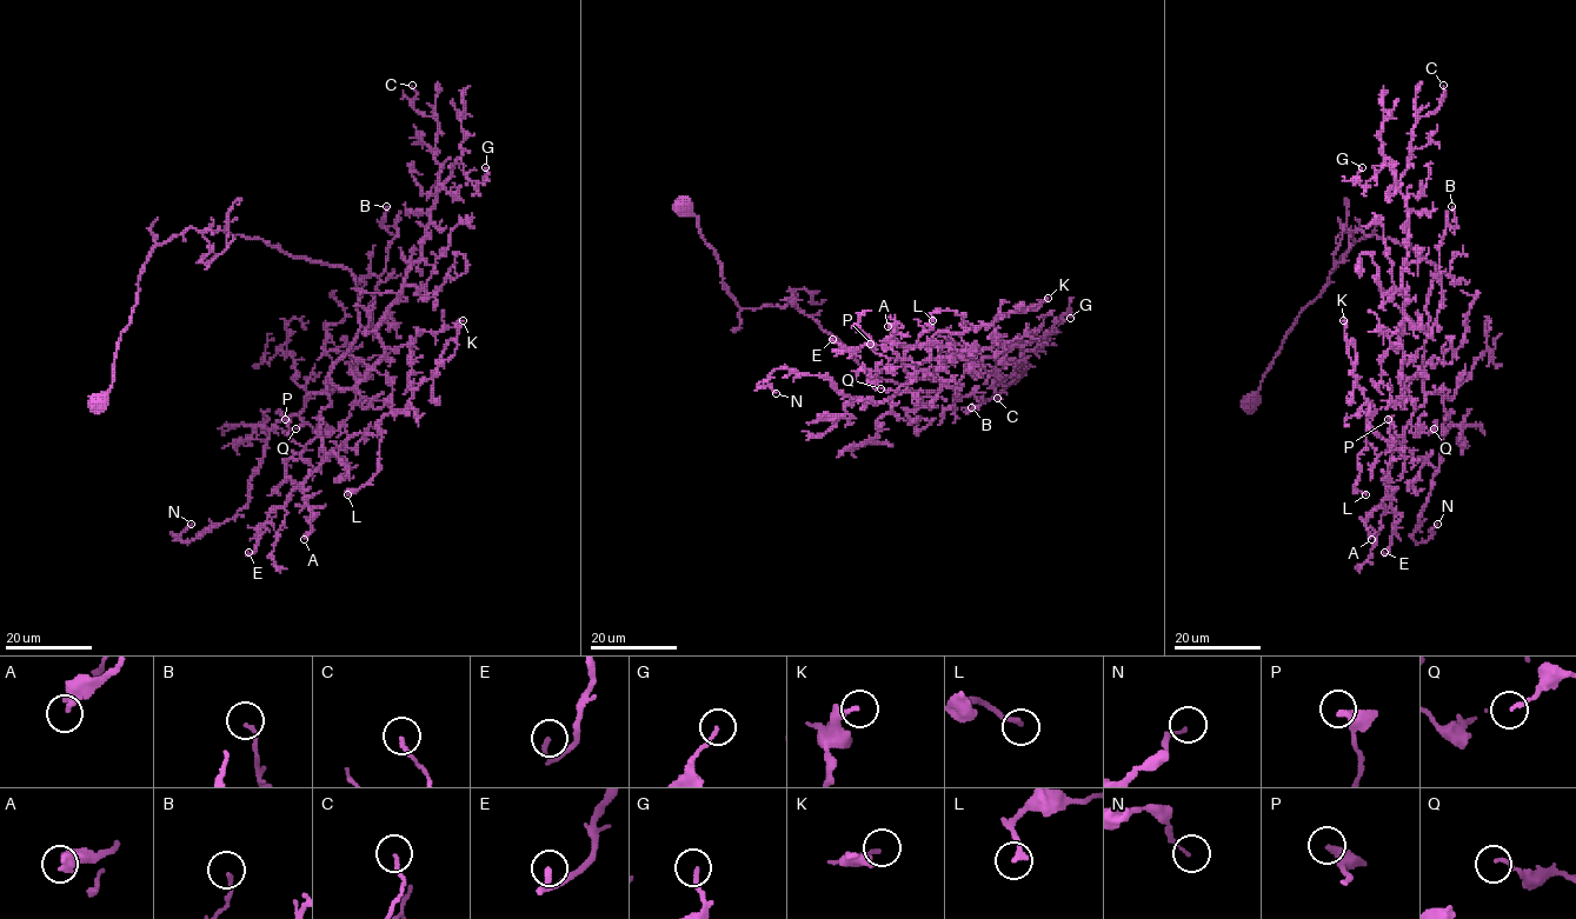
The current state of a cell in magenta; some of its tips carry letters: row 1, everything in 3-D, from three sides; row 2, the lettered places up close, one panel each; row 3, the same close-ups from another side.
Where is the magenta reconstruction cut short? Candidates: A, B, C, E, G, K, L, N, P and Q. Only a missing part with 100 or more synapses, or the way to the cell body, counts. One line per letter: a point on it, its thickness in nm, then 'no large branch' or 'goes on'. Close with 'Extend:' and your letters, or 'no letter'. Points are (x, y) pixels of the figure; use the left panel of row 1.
A: at (304, 539); 400 nm thick; no large branch
B: at (386, 206); 140 nm thick; no large branch
C: at (412, 85); 130 nm thick; no large branch
E: at (248, 552); 180 nm thick; no large branch
G: at (485, 167); 160 nm thick; no large branch
K: at (463, 320); 200 nm thick; no large branch
L: at (347, 494); 200 nm thick; no large branch
N: at (191, 524); 110 nm thick; no large branch
P: at (285, 419); 400 nm thick; no large branch
Q: at (296, 428); 140 nm thick; no large branch
Extend: no letter

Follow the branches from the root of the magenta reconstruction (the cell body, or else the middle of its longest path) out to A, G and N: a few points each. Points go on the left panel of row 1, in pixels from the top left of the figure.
A: (99, 403), (157, 245), (225, 230), (344, 266), (359, 328), (327, 378), (304, 539)
G: (99, 403), (190, 227), (344, 266), (353, 388), (437, 187), (485, 167)
N: (99, 403), (190, 227), (352, 274), (327, 391), (233, 518), (191, 524)

